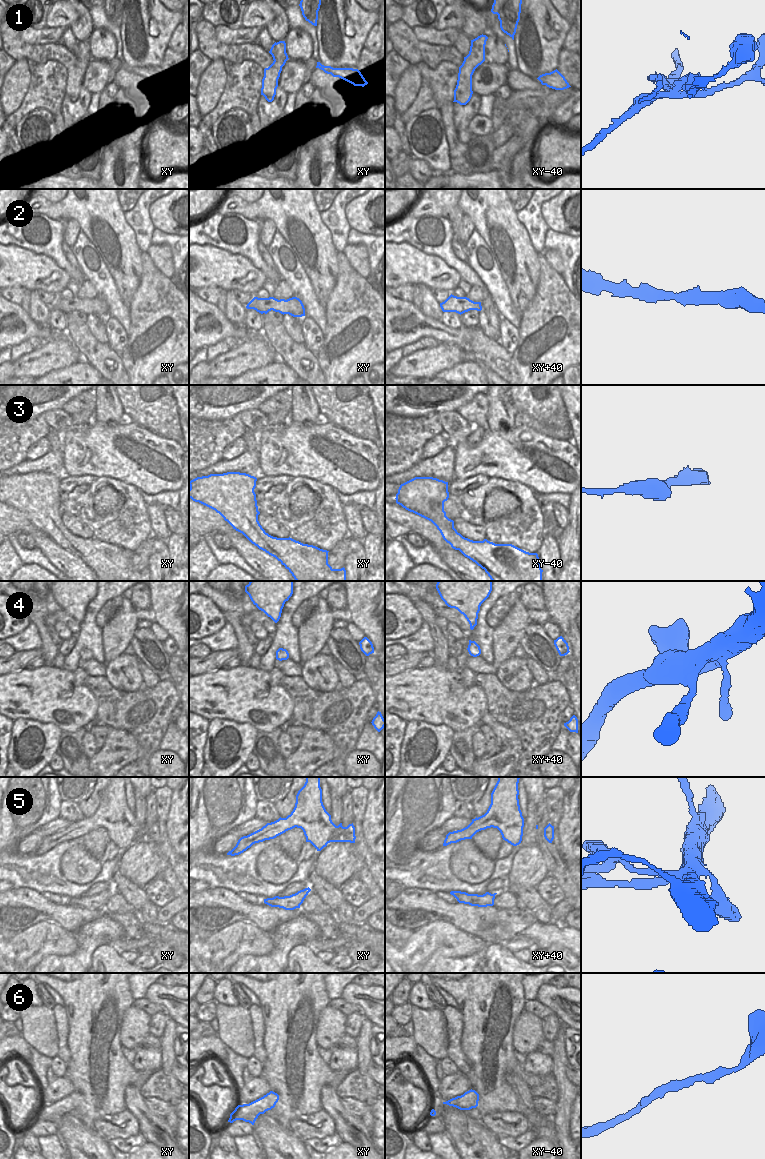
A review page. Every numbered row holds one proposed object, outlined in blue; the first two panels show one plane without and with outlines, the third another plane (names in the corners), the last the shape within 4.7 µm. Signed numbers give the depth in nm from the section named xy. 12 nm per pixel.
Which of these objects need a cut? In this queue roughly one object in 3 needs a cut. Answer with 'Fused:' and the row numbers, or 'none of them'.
Fused: 1.

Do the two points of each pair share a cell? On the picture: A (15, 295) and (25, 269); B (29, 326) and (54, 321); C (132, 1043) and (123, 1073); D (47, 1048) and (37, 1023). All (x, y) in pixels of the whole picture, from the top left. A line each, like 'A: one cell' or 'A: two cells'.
A: two cells
B: two cells
C: two cells
D: one cell

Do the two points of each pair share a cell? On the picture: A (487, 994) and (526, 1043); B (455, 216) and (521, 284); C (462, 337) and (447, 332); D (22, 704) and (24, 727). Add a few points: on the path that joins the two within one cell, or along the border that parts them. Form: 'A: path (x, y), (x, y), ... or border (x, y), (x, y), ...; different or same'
A: border (523, 1010), (514, 1024), (512, 1033), (513, 1049); different
B: border (458, 199), (458, 205), (464, 213); different
C: path (458, 336), (451, 336); same
D: border (13, 720), (25, 718), (46, 723); different

